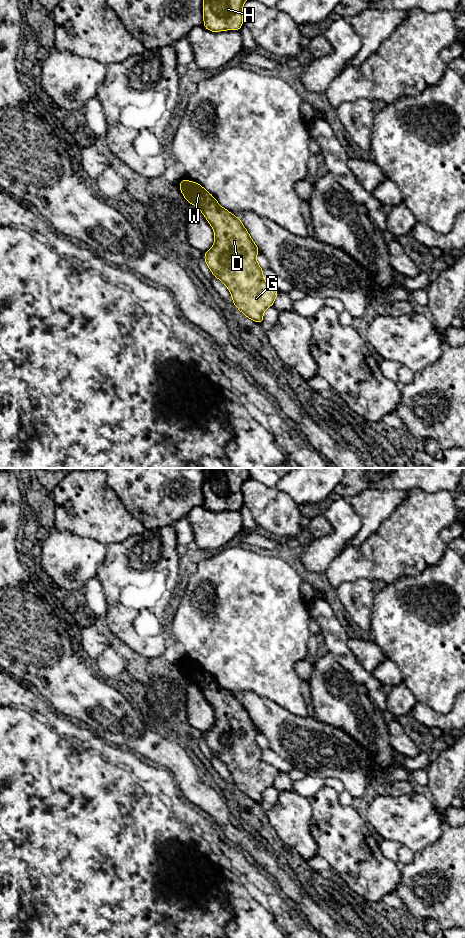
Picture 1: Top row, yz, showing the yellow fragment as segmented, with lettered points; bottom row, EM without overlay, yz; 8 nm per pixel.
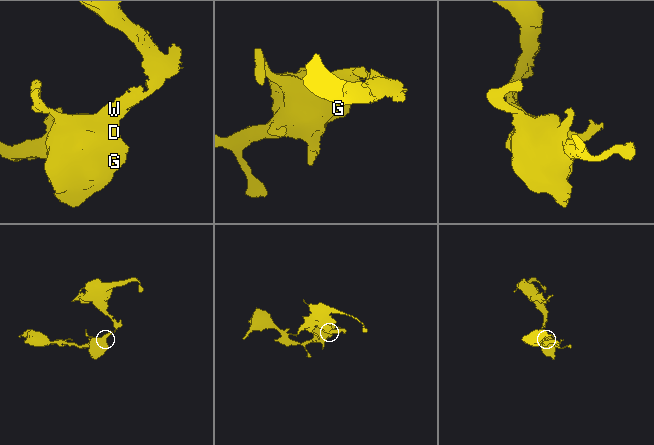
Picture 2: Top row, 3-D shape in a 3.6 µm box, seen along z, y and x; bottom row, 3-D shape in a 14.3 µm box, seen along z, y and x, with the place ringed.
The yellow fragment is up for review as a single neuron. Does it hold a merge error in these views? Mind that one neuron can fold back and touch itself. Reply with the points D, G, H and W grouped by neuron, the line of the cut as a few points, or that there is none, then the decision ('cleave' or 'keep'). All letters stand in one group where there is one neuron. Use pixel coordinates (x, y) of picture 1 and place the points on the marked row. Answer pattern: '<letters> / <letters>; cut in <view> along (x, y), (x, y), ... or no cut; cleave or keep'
D G H W; no cut; keep

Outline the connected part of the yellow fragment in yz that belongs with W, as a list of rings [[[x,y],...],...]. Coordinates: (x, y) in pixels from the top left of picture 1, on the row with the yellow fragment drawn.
[[[184,178],[179,183],[179,187],[188,203],[195,205],[200,209],[215,232],[215,244],[211,249],[204,253],[204,259],[207,266],[213,273],[214,277],[220,279],[227,286],[232,295],[233,304],[245,316],[263,325],[263,312],[266,308],[273,306],[275,297],[279,291],[273,286],[267,284],[263,279],[263,270],[256,261],[256,255],[260,251],[259,248],[249,236],[249,233],[242,225],[241,220],[231,214],[228,210],[221,207],[217,200],[201,185],[196,182],[190,182]]]

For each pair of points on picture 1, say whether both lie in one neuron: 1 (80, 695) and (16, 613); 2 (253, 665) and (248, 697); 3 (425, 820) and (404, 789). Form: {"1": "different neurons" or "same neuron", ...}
{"1": "same neuron", "2": "different neurons", "3": "different neurons"}

